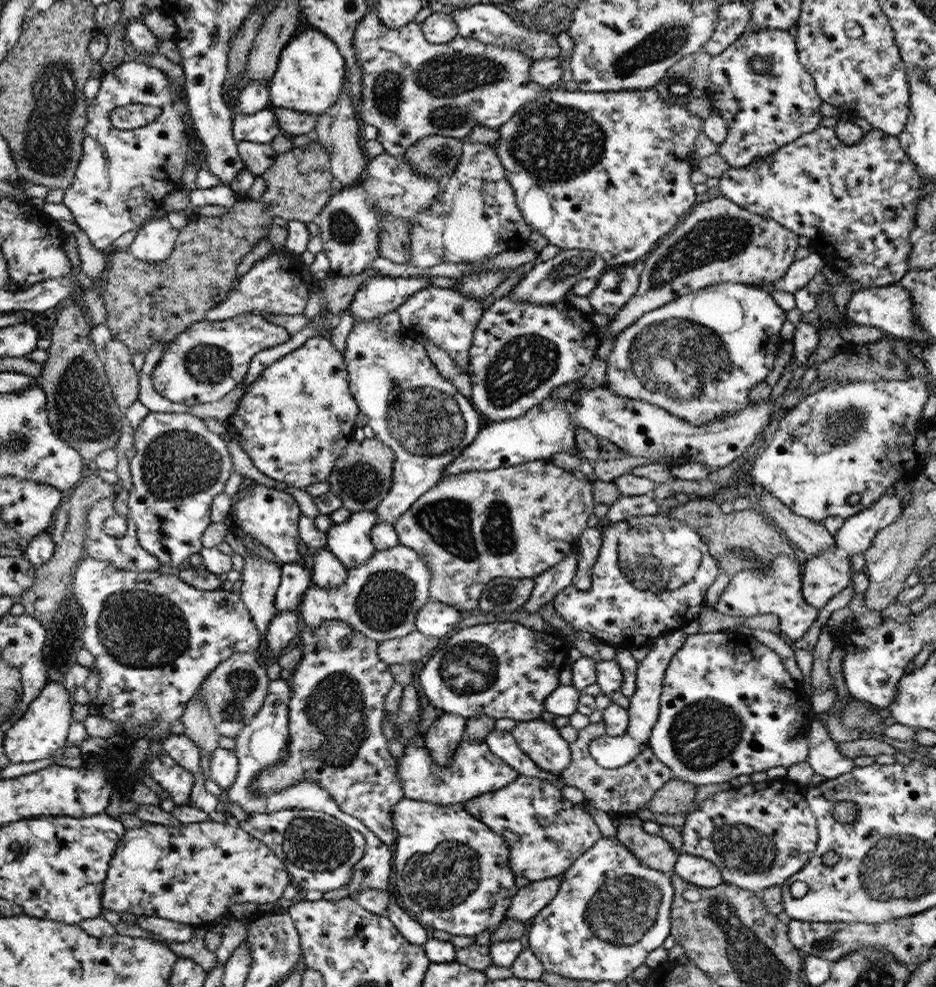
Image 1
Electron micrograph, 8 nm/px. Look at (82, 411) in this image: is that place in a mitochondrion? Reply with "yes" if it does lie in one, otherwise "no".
yes

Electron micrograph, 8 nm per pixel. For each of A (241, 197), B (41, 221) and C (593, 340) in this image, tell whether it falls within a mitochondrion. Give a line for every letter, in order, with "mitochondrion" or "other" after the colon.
A: other
B: other
C: other

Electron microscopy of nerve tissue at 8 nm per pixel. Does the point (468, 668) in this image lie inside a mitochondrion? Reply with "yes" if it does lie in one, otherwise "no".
yes

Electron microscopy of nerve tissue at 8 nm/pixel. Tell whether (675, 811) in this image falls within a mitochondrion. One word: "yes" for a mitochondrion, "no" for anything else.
no

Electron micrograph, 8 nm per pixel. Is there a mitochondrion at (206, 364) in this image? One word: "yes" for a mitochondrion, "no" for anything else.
yes

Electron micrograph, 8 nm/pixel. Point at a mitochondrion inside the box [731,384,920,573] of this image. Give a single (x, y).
(842, 426)

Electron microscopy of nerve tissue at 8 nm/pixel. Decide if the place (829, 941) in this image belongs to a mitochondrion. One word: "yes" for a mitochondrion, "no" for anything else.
yes

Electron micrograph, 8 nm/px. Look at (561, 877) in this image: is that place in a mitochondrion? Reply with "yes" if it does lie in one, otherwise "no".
no

